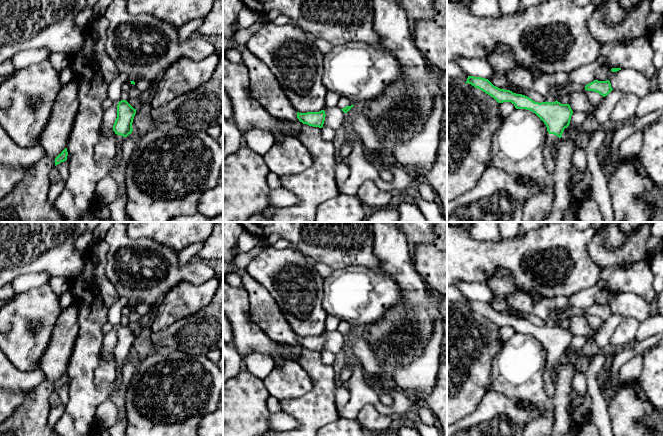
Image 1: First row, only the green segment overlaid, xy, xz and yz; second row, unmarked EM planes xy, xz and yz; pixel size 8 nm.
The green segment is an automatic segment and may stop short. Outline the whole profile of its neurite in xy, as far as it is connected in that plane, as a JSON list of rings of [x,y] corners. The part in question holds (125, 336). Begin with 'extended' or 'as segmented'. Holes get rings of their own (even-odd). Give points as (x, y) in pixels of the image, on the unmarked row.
extended; [[[121,324],[117,329],[117,342],[113,349],[117,371],[132,357],[132,347],[136,333],[134,333],[126,324]]]

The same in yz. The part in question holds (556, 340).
extended; [[[468,300],[466,307],[471,308],[475,312],[478,312],[485,316],[486,318],[493,321],[498,327],[503,326],[511,326],[516,333],[526,333],[530,334],[533,337],[535,337],[546,349],[548,360],[546,362],[544,374],[543,374],[543,381],[544,381],[544,389],[547,394],[547,396],[552,399],[552,397],[555,394],[555,369],[559,365],[559,363],[562,361],[563,355],[565,352],[567,352],[570,348],[571,340],[573,338],[573,335],[569,328],[561,328],[557,324],[555,326],[535,326],[531,322],[522,319],[522,318],[516,318],[513,317],[510,314],[504,314],[500,313],[496,310],[494,310],[488,303],[481,302],[481,301],[474,301],[474,300]]]

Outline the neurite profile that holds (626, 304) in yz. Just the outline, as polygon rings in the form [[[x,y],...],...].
[[[621,293],[612,296],[608,304],[612,313],[635,318],[638,322],[643,322],[650,317],[649,303],[644,298],[633,293]]]

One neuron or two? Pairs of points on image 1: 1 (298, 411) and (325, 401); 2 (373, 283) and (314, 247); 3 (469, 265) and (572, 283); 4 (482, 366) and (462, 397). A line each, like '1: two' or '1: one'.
1: one
2: two
3: one
4: one

